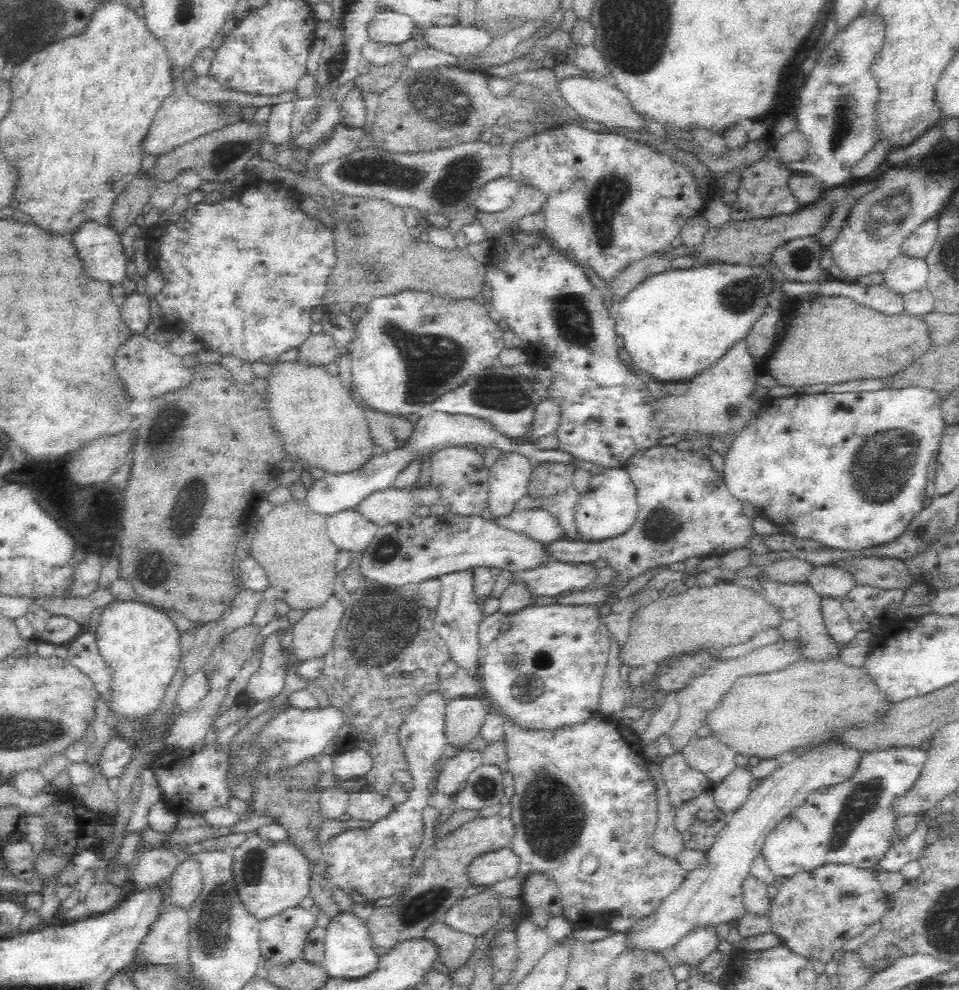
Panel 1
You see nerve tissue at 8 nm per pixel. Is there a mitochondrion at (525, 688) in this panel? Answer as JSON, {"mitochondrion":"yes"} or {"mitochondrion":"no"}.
{"mitochondrion":"yes"}

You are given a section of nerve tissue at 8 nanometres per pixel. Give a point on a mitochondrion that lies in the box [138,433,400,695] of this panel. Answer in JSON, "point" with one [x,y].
{"point":[187,509]}

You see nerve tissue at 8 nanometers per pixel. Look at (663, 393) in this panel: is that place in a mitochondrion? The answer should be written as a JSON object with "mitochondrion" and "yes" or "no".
{"mitochondrion":"no"}

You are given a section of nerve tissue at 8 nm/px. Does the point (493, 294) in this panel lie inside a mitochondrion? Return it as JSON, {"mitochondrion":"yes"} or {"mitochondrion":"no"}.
{"mitochondrion":"no"}

